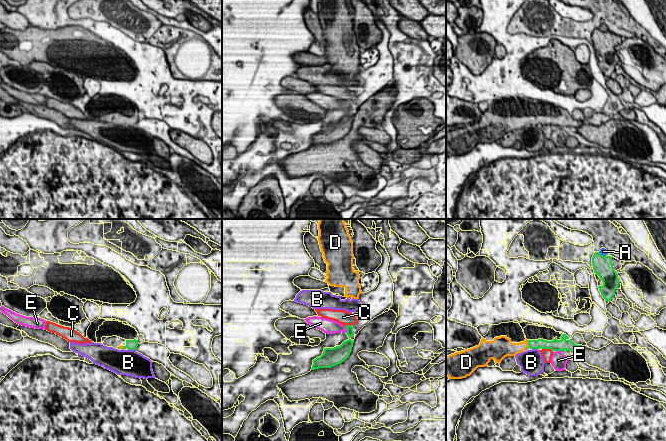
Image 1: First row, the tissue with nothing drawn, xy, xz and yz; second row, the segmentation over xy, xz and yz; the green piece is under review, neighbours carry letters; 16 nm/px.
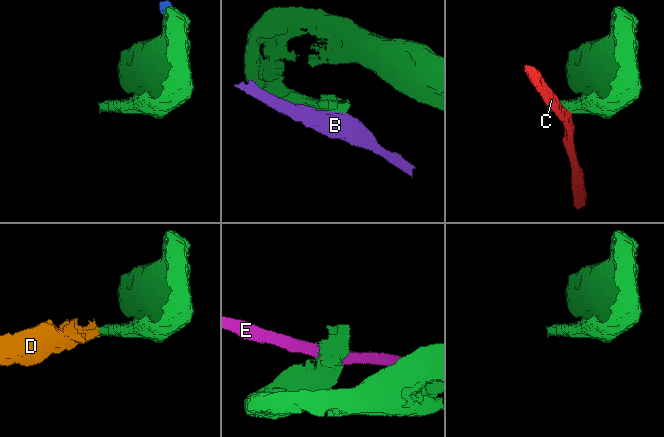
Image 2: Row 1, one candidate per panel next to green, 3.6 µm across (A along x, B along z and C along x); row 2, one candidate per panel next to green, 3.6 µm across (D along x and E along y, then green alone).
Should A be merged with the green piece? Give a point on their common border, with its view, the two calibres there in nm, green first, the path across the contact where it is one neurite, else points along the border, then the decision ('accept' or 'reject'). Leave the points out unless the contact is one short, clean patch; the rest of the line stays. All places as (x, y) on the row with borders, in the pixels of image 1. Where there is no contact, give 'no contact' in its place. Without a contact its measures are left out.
meets green in yz at (602, 255); 320 nm thick on the green side, 120 nm on the other; reject

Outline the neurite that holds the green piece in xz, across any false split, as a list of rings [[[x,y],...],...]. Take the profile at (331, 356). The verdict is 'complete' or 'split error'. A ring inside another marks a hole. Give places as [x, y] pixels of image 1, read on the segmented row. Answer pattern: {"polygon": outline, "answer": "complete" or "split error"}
{"polygon": [[[346,325],[346,334],[349,339],[344,341],[340,346],[334,348],[324,348],[323,354],[313,360],[311,370],[319,368],[331,368],[344,362],[350,355],[354,341],[350,338],[354,336],[352,325]]], "answer": "complete"}

